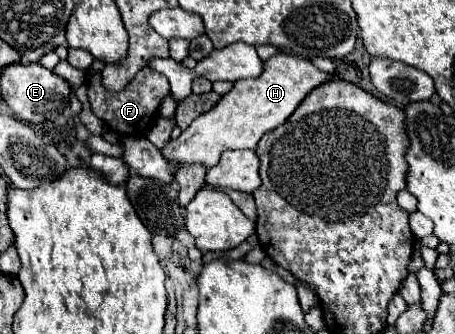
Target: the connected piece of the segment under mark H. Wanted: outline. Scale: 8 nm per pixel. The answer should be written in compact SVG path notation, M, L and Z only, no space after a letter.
M281 53L265 61L265 71L255 79L241 79L233 85L233 89L221 97L221 101L207 113L199 115L179 139L171 139L163 149L163 155L177 165L201 163L207 167L217 165L219 157L227 149L255 149L259 139L267 133L283 125L291 113L299 107L299 103L311 93L311 89L335 79L337 75L329 75L319 71L309 59Z

